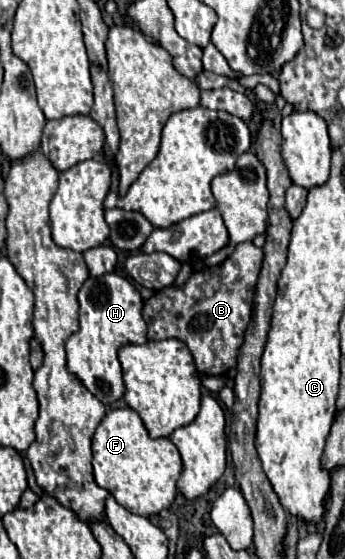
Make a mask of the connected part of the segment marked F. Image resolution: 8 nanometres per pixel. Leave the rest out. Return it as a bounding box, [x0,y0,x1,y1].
[92,409,182,517]

